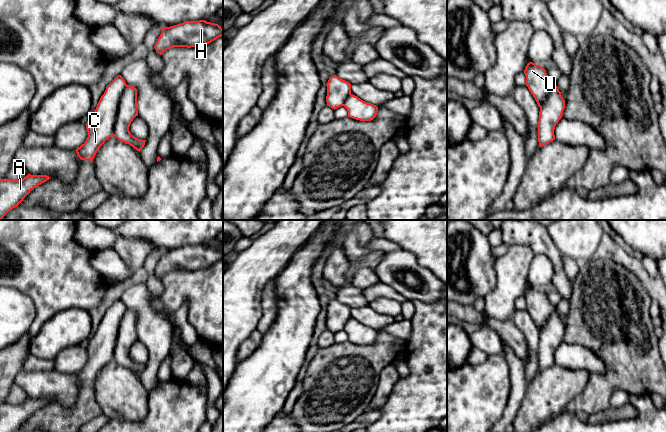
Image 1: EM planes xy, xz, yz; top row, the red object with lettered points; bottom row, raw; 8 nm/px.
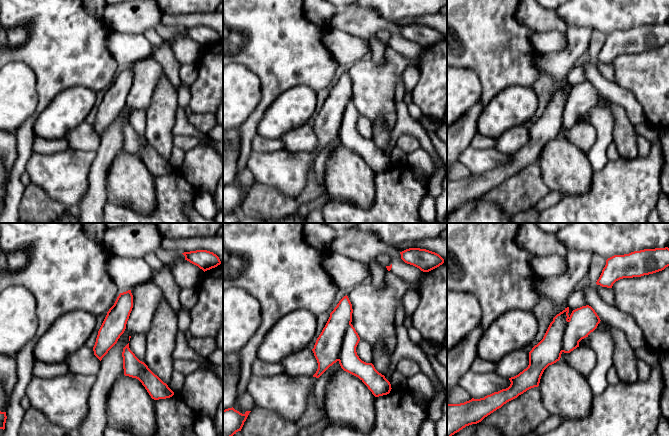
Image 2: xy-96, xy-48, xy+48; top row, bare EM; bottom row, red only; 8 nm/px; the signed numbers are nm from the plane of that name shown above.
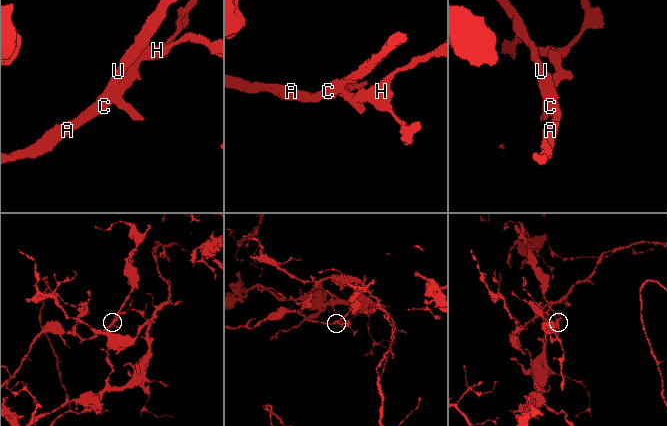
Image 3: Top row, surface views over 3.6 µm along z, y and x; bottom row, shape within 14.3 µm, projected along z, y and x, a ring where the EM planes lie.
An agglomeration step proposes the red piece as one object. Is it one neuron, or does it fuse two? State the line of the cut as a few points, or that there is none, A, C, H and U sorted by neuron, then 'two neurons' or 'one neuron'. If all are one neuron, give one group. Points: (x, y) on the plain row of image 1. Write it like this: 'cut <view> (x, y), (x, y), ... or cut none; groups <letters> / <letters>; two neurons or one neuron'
cut xy (127, 309), (119, 327), (113, 359); groups A C U / H; two neurons

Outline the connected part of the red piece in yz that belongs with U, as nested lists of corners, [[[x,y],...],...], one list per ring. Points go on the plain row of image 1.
[[[533,286],[527,288],[524,298],[526,300],[526,310],[535,322],[538,330],[541,331],[556,310],[556,306],[549,302],[542,290]]]

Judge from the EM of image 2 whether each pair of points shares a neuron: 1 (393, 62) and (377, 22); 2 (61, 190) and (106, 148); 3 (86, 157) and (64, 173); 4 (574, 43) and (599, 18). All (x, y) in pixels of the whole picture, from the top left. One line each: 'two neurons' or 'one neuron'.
1: two neurons
2: two neurons
3: one neuron
4: two neurons

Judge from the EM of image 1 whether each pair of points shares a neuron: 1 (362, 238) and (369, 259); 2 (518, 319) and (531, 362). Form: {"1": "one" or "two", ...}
{"1": "two", "2": "one"}

